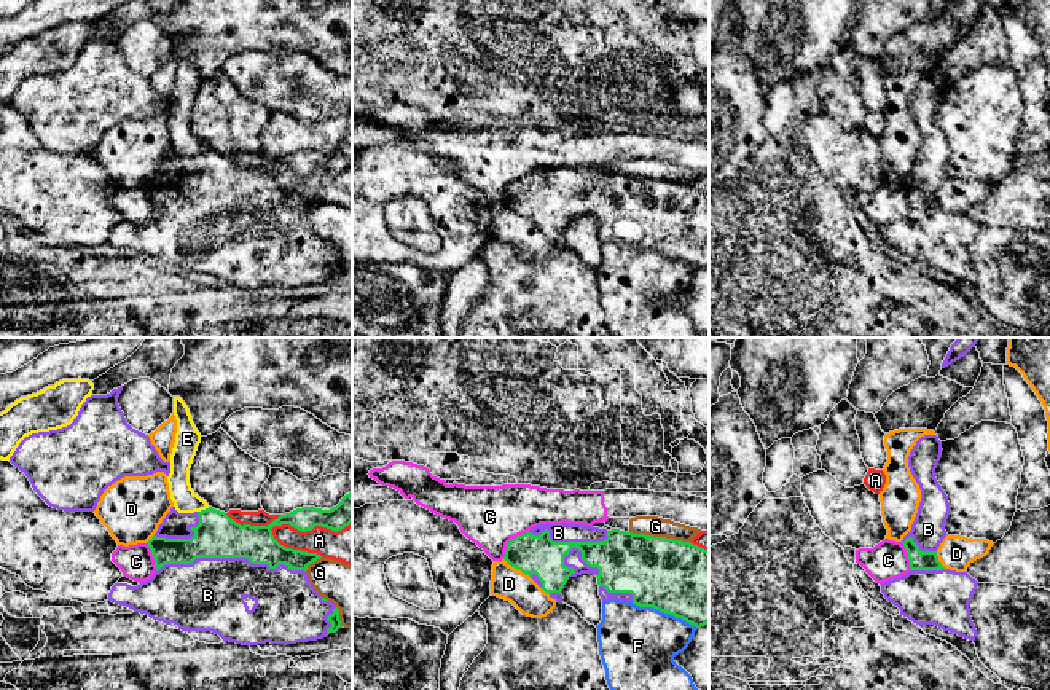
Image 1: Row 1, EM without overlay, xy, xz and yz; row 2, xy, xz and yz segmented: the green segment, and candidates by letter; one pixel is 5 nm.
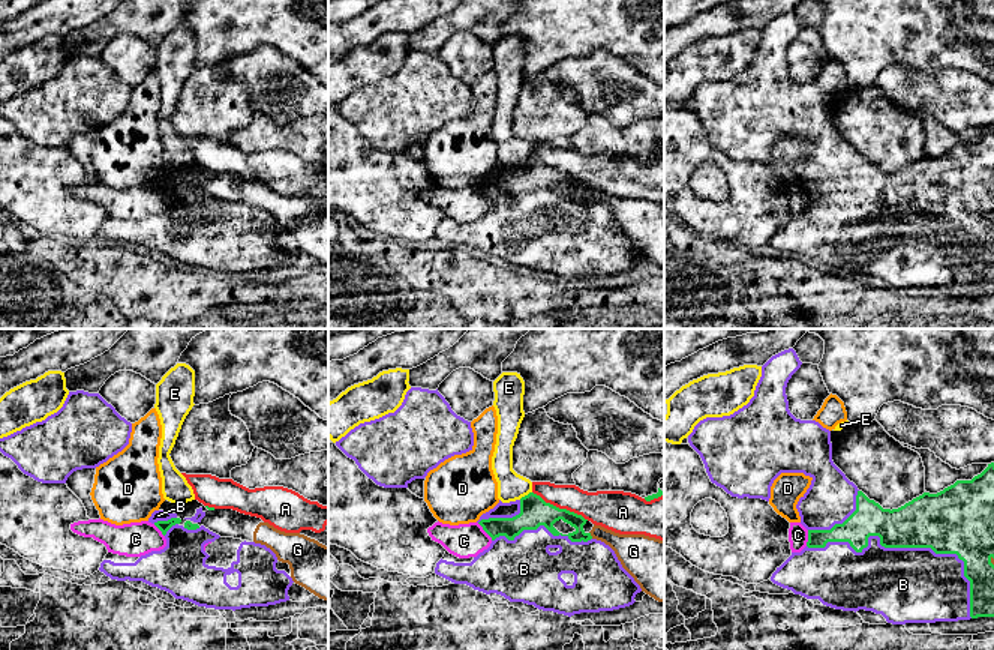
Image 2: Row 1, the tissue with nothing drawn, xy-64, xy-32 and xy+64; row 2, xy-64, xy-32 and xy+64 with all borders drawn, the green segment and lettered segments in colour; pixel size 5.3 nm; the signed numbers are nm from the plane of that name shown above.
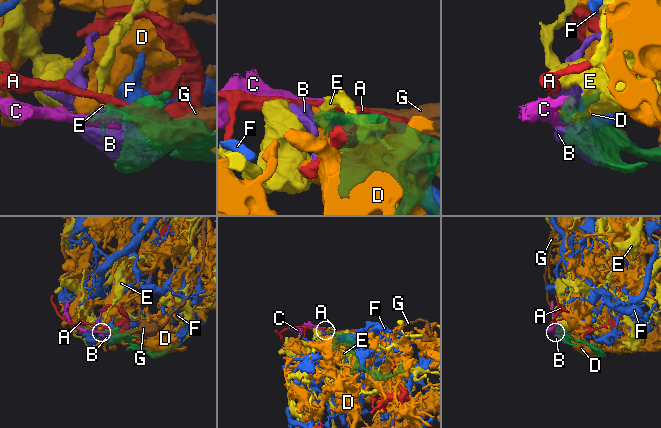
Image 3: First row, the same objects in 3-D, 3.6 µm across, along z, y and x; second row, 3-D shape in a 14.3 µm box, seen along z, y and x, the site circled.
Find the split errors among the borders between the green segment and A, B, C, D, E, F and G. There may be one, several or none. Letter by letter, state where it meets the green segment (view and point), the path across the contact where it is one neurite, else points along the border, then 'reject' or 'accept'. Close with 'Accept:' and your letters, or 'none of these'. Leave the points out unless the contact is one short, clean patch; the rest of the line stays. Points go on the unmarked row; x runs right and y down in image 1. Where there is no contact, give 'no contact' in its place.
A: contact xy (309, 172); reject
B: contact xy (231, 199); accept
C: contact xz (510, 184); border xz (528, 172), (507, 187), (502, 201); reject
D: contact xz (517, 211); reject
E: contact xy (203, 153); border xy (209, 150), (198, 155); reject
F: contact xz (665, 255); reject
G: contact xz (660, 180); reject
Accept: B

